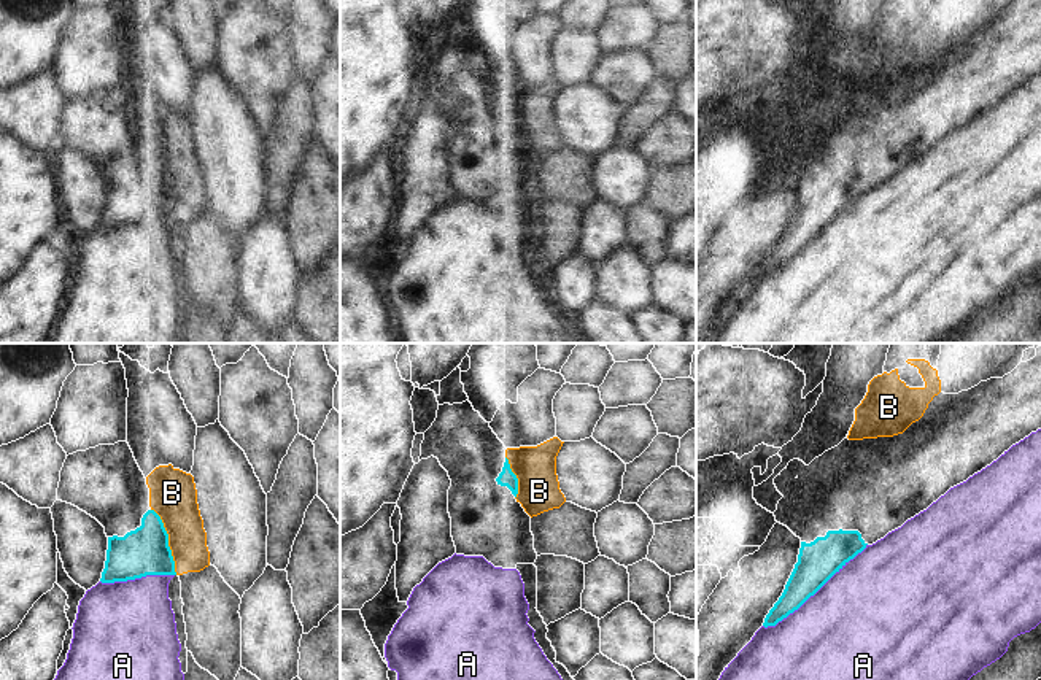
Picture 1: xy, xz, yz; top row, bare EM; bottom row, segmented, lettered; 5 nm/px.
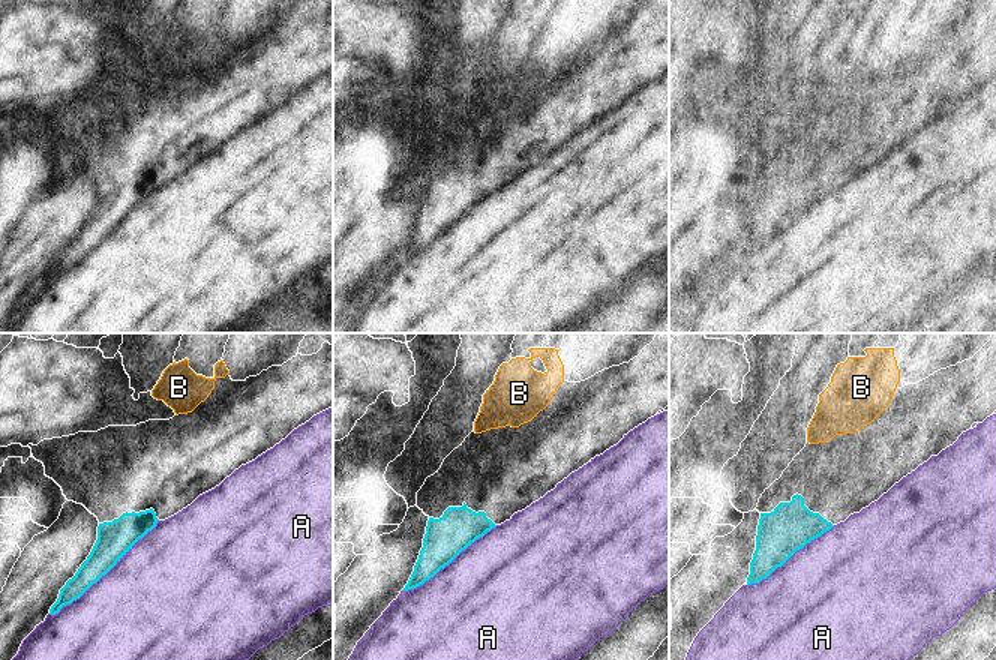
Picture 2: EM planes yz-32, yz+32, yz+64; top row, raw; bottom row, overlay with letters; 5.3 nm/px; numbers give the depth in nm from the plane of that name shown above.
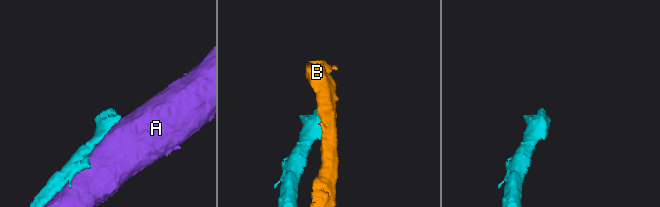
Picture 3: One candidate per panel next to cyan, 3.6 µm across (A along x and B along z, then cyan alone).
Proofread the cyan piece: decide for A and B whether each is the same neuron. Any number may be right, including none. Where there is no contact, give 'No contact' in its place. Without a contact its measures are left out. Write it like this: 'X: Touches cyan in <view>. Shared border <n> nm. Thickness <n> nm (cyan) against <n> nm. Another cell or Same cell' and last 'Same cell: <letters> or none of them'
A: Touches cyan in yz. Shared border 650 nm. Thickness 200 nm (cyan) against 500 nm. Another cell
B: Touches cyan in xy. Shared border 360 nm. Thickness 240 nm (cyan) against 240 nm. Another cell
Same cell: none of them.

